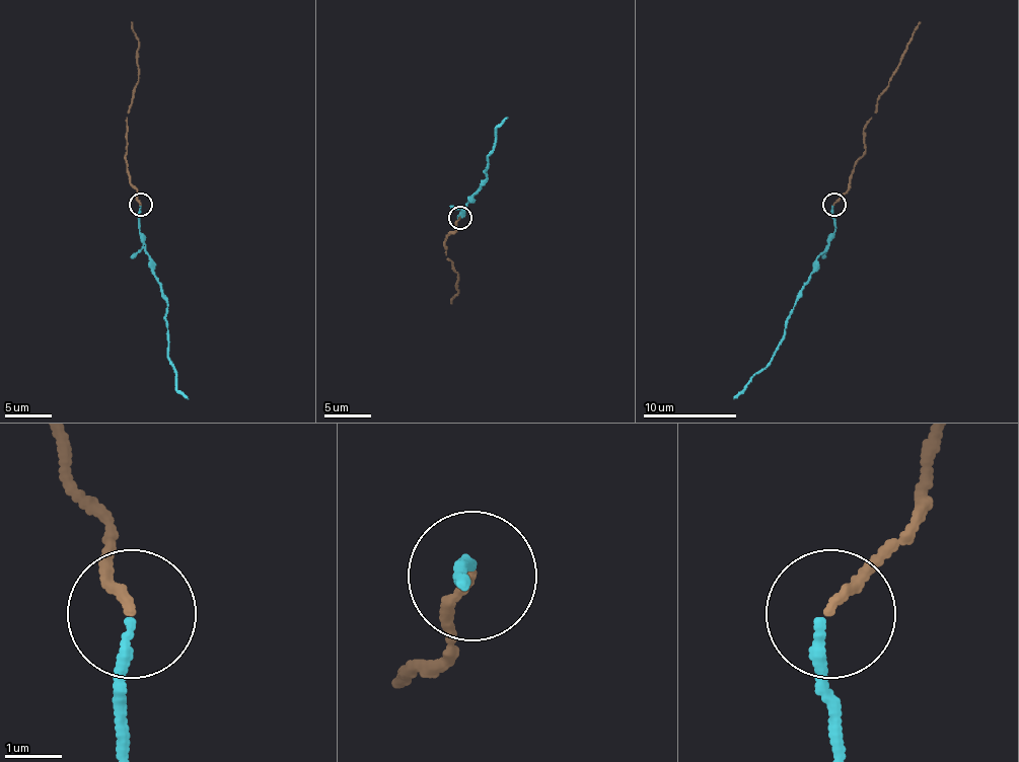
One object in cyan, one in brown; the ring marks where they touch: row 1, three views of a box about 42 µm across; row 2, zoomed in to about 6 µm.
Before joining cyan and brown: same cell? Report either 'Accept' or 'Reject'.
Accept

